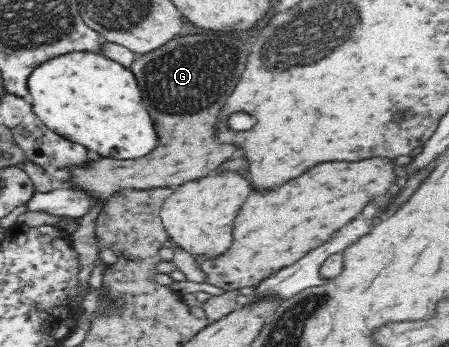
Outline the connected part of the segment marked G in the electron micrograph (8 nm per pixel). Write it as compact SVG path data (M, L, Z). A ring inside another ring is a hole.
M209 30L205 34L177 35L161 48L139 56L129 66L137 78L147 110L155 120L155 130L159 132L161 144L155 154L147 156L147 160L119 162L103 158L101 162L91 162L89 168L71 168L74 172L71 186L86 190L97 197L97 206L81 218L79 230L68 237L70 247L78 256L77 290L68 298L72 311L81 308L91 272L99 258L101 245L94 230L97 215L101 212L101 203L122 188L141 190L176 187L190 180L212 175L239 148L235 144L217 141L215 134L219 124L219 112L237 82L241 80L249 54L249 46L235 32Z

